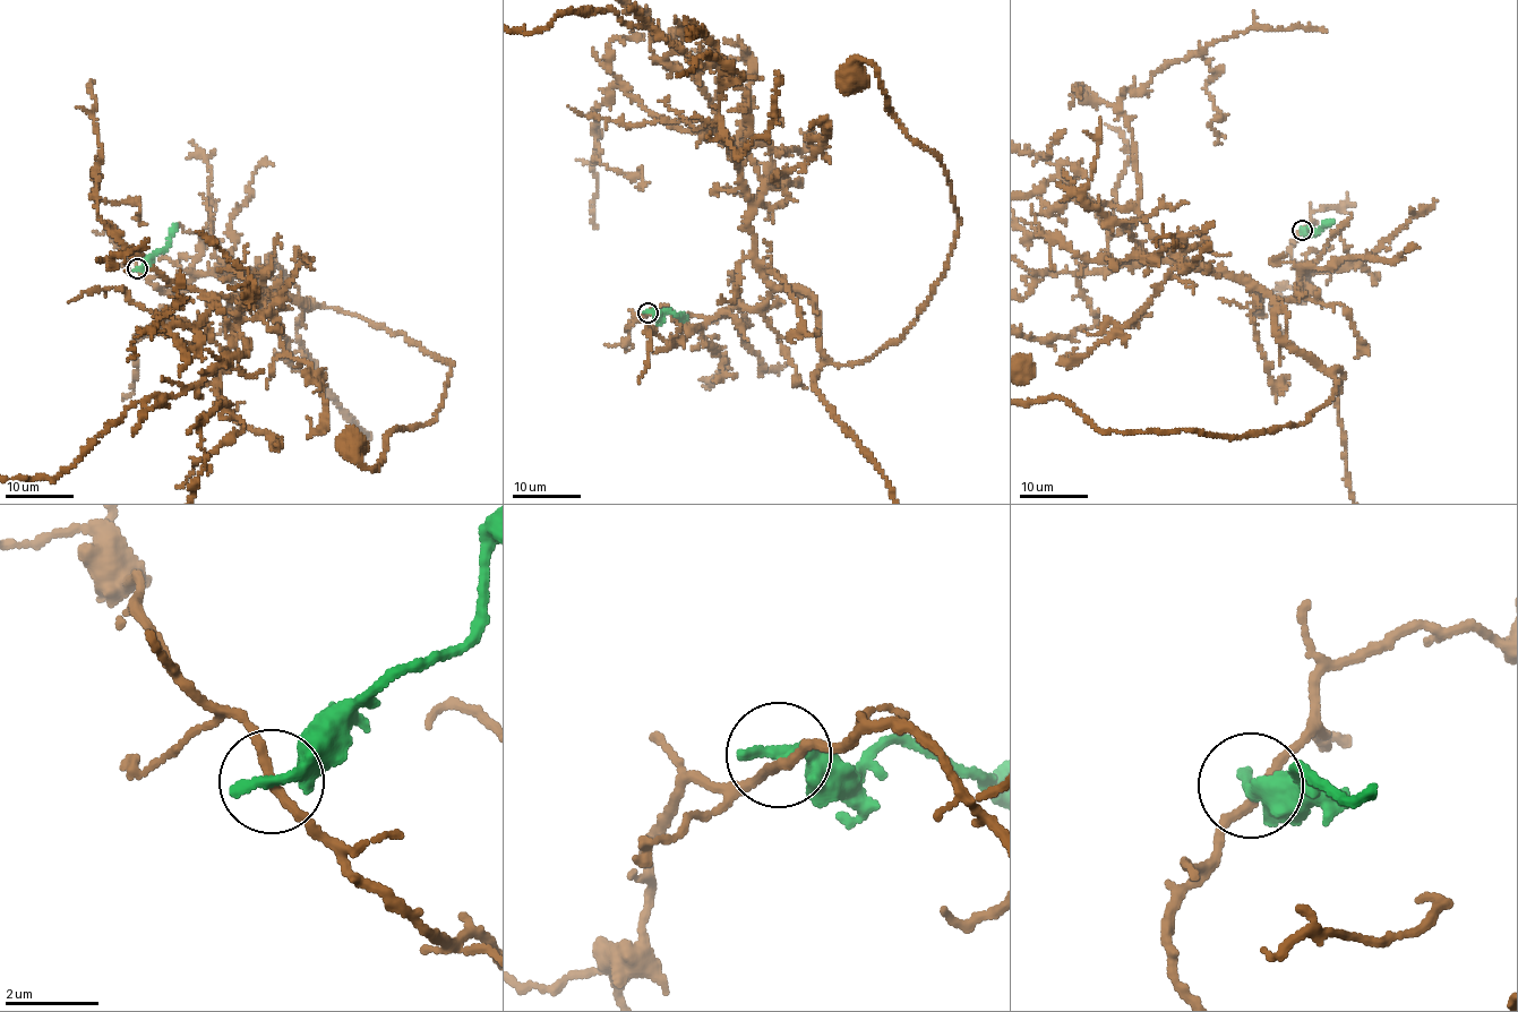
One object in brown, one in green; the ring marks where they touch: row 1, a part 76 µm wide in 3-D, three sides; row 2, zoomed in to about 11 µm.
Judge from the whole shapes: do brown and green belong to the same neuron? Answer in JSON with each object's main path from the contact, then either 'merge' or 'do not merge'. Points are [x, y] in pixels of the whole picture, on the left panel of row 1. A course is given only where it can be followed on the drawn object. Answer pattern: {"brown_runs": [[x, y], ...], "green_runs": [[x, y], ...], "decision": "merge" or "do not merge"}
{"brown_runs": [[137, 268], [171, 293], [221, 266], [399, 332], [451, 362], [437, 416], [389, 434], [378, 469], [354, 444]], "green_runs": [[137, 268], [143, 268], [155, 254], [164, 250], [177, 225]], "decision": "do not merge"}

